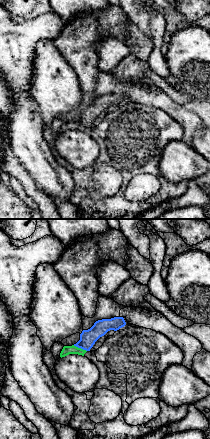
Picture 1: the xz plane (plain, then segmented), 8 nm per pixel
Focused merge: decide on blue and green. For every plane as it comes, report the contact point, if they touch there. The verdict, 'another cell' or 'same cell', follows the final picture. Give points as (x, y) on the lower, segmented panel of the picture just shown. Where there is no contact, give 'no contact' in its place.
meets blue at (80, 347)

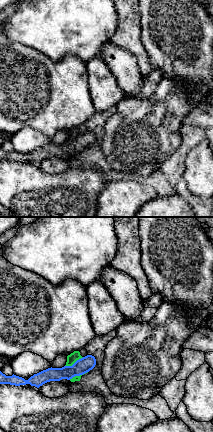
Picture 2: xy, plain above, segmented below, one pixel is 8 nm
meets blue at (75, 362)

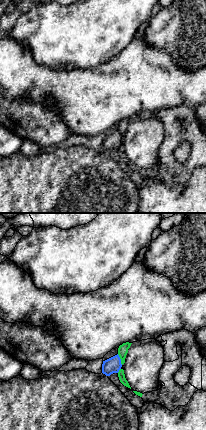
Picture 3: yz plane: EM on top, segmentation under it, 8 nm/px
meets blue at (120, 359)

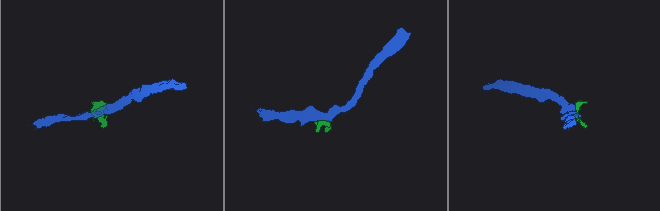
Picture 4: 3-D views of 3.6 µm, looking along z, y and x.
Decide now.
another cell

